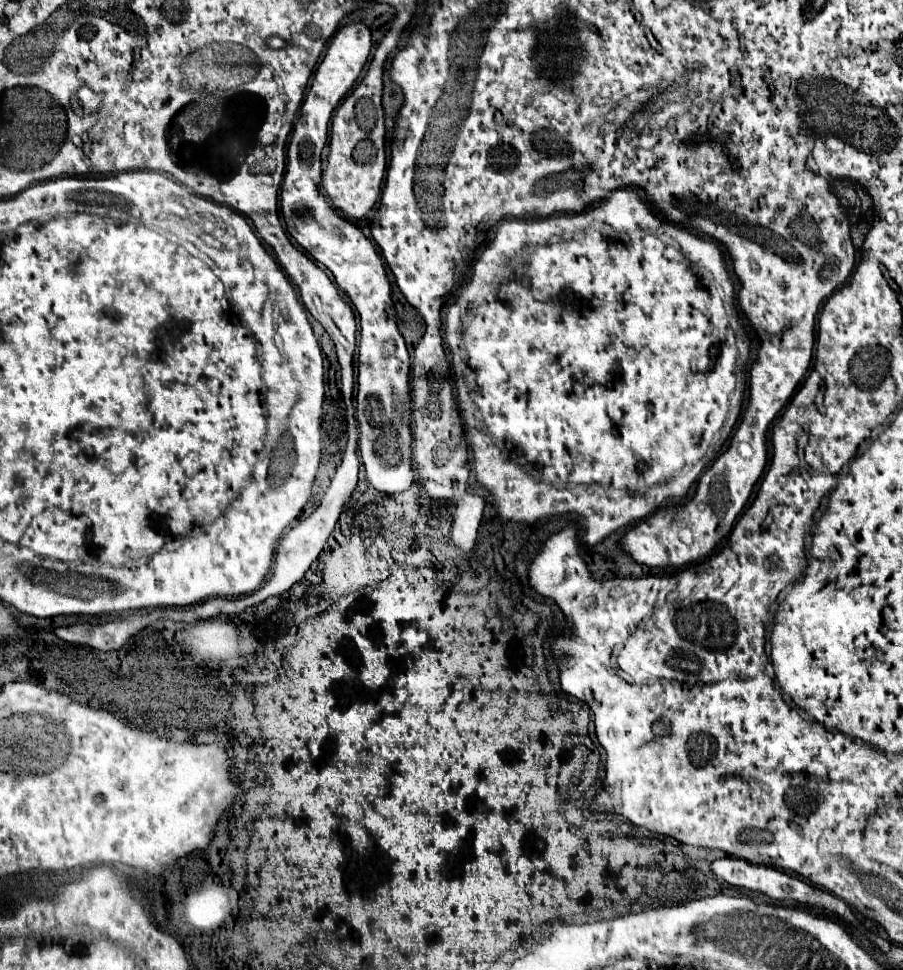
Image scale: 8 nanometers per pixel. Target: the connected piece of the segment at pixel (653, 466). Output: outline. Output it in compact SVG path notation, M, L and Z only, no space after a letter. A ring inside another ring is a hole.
M632 189L614 191L600 207L590 207L581 213L577 213L577 215L576 213L557 214L544 218L544 220L528 220L528 222L523 219L506 219L506 221L502 221L502 223L496 227L494 237L492 237L492 241L488 243L488 247L482 251L480 259L474 263L470 281L460 289L460 295L458 295L456 303L450 305L450 307L446 309L446 329L444 329L446 343L448 343L448 349L450 349L450 355L452 355L452 357L450 357L452 373L454 373L454 365L456 365L456 373L454 373L454 381L456 381L456 399L460 401L460 415L462 415L462 419L464 419L464 429L466 429L468 445L470 445L472 457L474 457L474 473L476 473L478 483L480 483L484 489L488 489L488 491L494 493L494 499L496 499L500 517L502 517L502 519L508 519L508 521L534 523L534 521L538 521L538 519L542 519L542 517L548 517L548 515L560 515L560 513L572 513L572 511L574 511L574 513L578 513L580 517L584 517L586 525L584 525L584 537L582 537L582 539L584 539L586 545L592 547L592 545L600 543L604 537L608 537L610 533L614 533L614 531L618 531L618 529L624 529L624 527L628 527L632 521L640 521L642 517L650 515L650 513L656 511L658 507L685 502L689 490L695 485L706 467L720 453L724 441L729 440L730 435L737 424L738 418L741 416L744 392L748 381L746 373L750 365L750 339L748 339L748 335L746 335L746 331L744 331L744 325L742 325L742 318L740 316L741 314L736 307L735 285L732 283L732 279L730 279L728 269L726 269L722 249L720 249L716 243L712 243L712 241L706 241L706 239L694 235L694 233L688 233L686 229L680 229L680 227L676 227L676 225L664 221L662 217L656 217L656 215L652 213L652 209L650 209L650 207L640 199L640 195L638 195L636 191L632 191ZM634 225L640 227L640 229L646 227L646 231L650 231L650 233L654 233L654 235L666 235L666 237L674 239L674 241L682 247L682 253L680 253L676 247L666 245L666 243L662 243L658 237L654 237L654 235L650 235L650 233L644 233L644 231L628 233L627 236L627 232L632 231ZM688 259L690 259L694 265L698 265L698 267L702 267L702 269L708 269L708 271L712 273L714 281L720 284L706 284L710 286L704 285L704 283L690 271L690 261L688 261Z

